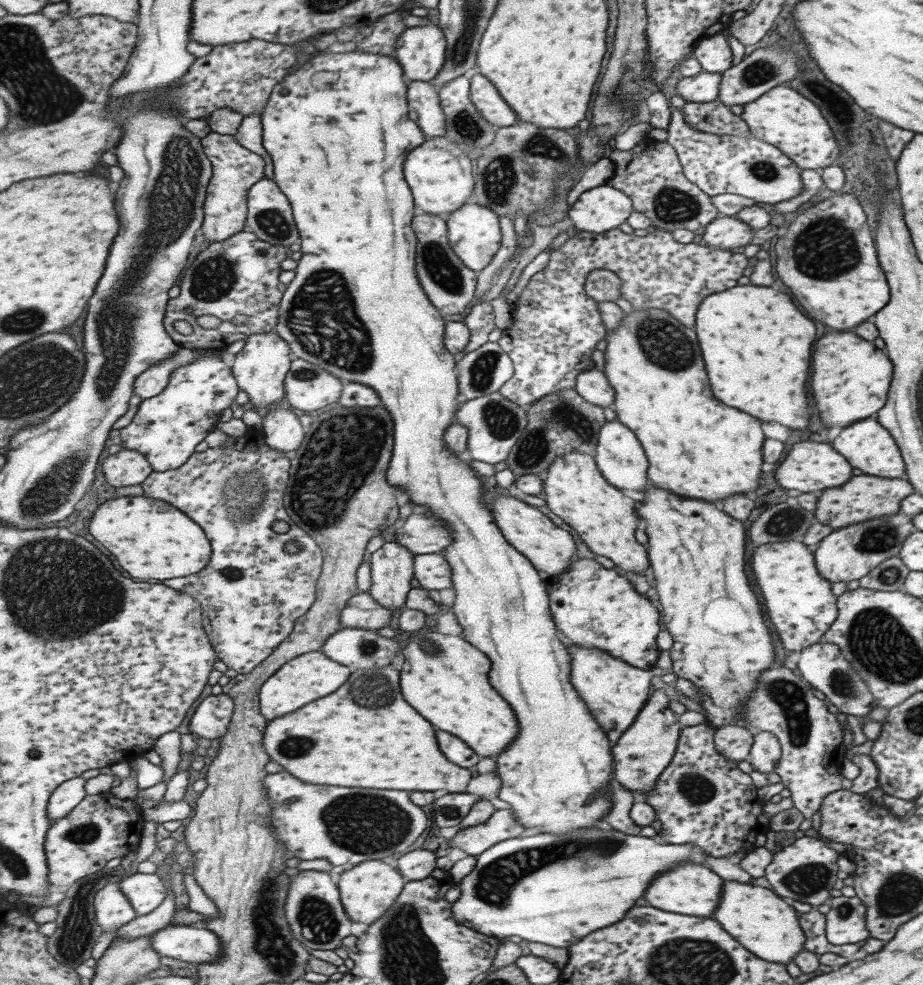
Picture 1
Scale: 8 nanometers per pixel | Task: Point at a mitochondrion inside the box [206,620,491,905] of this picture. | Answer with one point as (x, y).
(372, 824)

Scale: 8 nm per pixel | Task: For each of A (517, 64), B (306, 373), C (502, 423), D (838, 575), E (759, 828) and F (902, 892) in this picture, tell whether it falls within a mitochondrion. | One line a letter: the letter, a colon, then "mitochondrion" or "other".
A: other
B: mitochondrion
C: mitochondrion
D: other
E: other
F: mitochondrion

